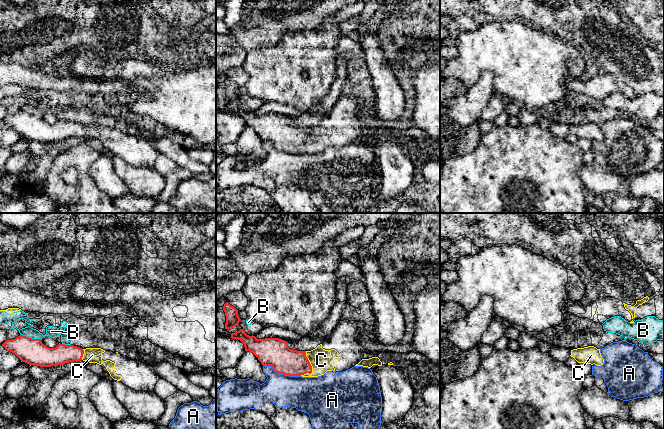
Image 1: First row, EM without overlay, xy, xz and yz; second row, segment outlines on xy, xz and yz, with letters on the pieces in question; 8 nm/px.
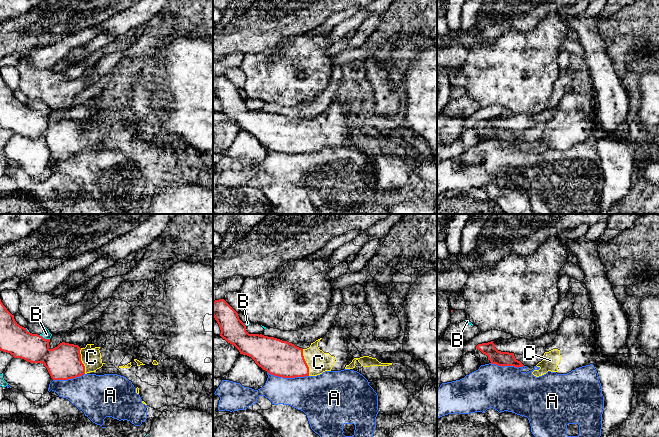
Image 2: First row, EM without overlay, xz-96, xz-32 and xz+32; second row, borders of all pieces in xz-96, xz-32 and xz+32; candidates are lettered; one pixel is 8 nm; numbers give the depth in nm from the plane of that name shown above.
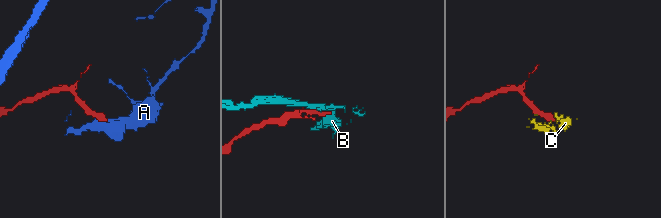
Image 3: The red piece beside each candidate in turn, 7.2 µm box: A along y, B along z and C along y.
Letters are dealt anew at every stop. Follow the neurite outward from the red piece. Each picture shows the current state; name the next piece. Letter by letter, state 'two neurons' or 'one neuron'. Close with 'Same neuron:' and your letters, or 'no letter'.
A: two neurons
B: two neurons
C: one neuron
Same neuron: C

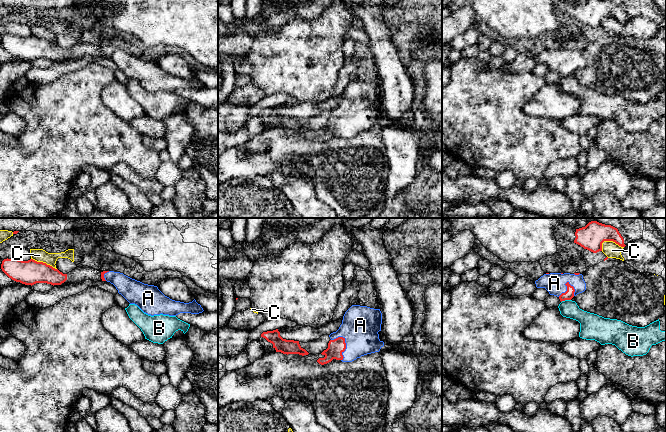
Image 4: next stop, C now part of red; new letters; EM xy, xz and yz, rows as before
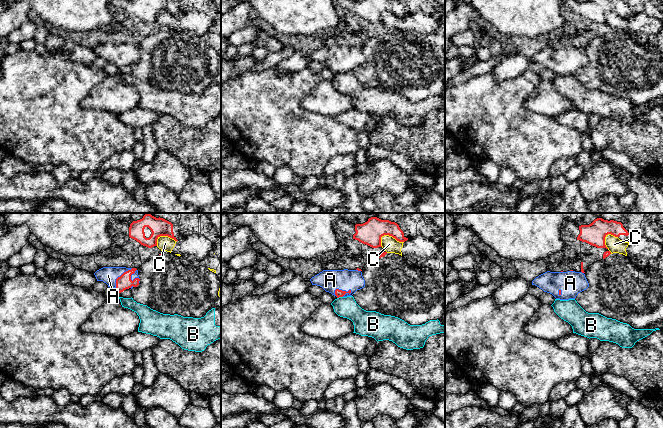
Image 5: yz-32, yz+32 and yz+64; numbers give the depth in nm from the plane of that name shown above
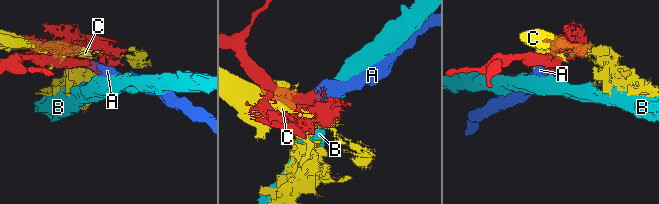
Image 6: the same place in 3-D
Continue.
A: one neuron
B: two neurons
C: two neurons
Same neuron: A

